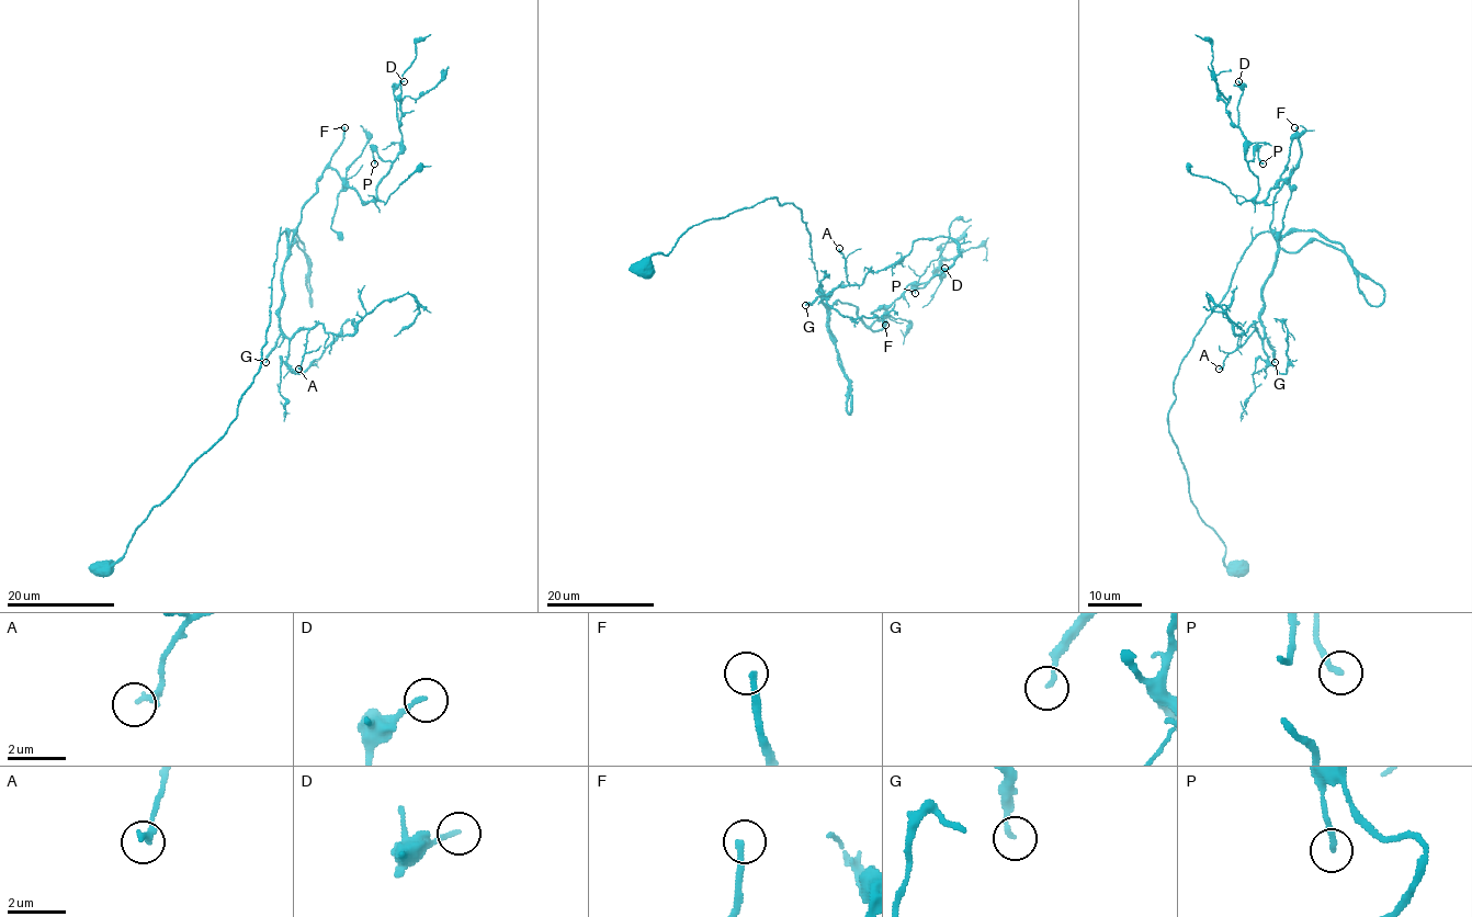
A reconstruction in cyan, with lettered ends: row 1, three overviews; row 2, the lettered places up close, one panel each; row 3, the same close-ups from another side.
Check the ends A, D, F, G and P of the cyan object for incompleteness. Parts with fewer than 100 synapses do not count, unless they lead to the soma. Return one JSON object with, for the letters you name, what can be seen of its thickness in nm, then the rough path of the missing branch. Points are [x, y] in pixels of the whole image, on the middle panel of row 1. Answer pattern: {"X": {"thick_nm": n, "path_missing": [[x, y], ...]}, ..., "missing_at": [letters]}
{"F": {"thick_nm": 220, "path_missing": [[885, 325], [903, 312], [909, 317], [920, 306], [933, 280], [940, 280], [951, 272], [958, 279], [958, 289]]}, "missing_at": ["F"]}

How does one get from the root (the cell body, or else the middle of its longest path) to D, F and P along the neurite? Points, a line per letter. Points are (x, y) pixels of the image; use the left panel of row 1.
D: (105, 569), (237, 415), (261, 361), (278, 240), (291, 242), (321, 172), (375, 196), (399, 149), (404, 81)
F: (105, 569), (237, 415), (261, 361), (278, 240), (285, 231), (291, 242), (302, 206), (316, 192), (344, 127)
P: (105, 569), (237, 415), (279, 237), (327, 167), (372, 201), (392, 165), (374, 163)

